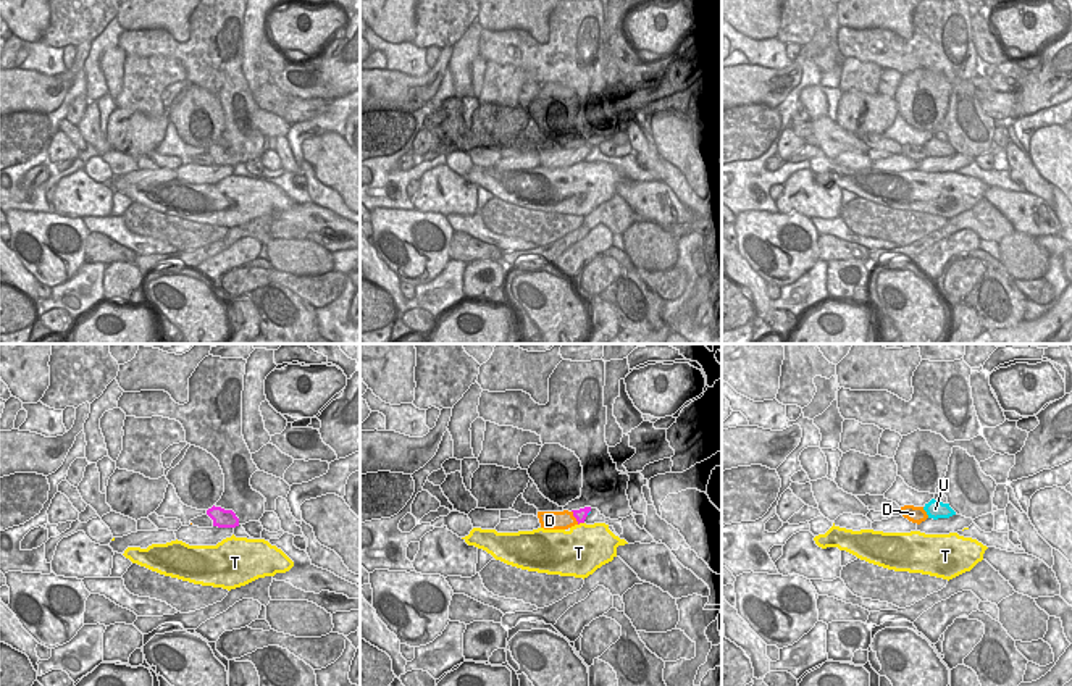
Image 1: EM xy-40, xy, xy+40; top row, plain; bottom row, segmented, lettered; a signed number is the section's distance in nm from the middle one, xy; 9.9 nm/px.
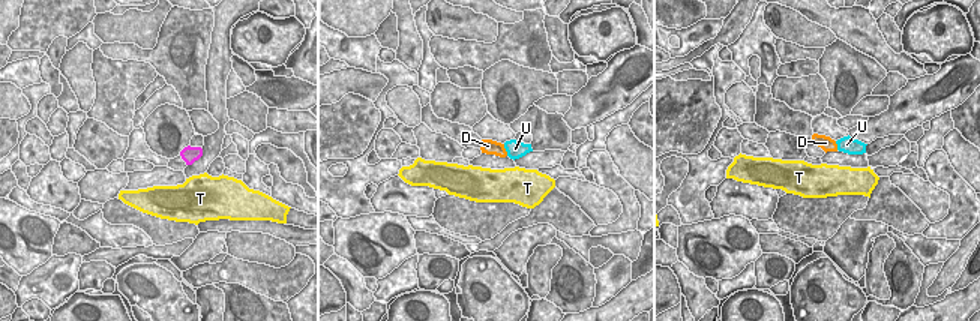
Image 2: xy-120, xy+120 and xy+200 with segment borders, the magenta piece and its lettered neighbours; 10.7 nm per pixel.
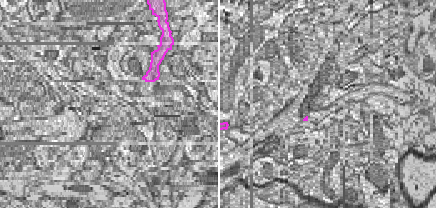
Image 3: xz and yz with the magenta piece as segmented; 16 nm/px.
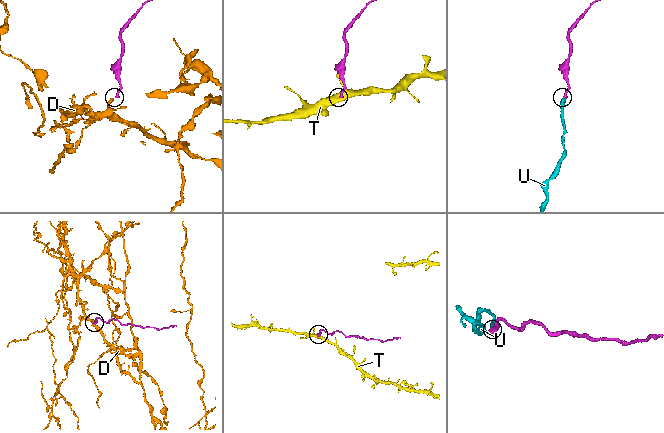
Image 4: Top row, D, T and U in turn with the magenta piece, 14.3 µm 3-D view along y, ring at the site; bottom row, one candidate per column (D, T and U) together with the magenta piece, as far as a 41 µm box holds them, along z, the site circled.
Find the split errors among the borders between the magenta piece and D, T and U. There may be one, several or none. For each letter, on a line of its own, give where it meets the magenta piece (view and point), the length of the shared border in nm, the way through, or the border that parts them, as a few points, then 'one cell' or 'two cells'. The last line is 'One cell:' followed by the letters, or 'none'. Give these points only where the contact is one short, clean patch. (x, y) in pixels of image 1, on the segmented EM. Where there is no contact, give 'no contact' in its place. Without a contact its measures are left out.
D: meets magenta in xy at (573, 515); contact 160 nm long; two cells
T: meets magenta in xy at (580, 522); contact 70 nm long; border along xy (583, 522), (578, 525); two cells
U: meets magenta in xy at (588, 512); contact 60 nm long; one cell
One cell: U

